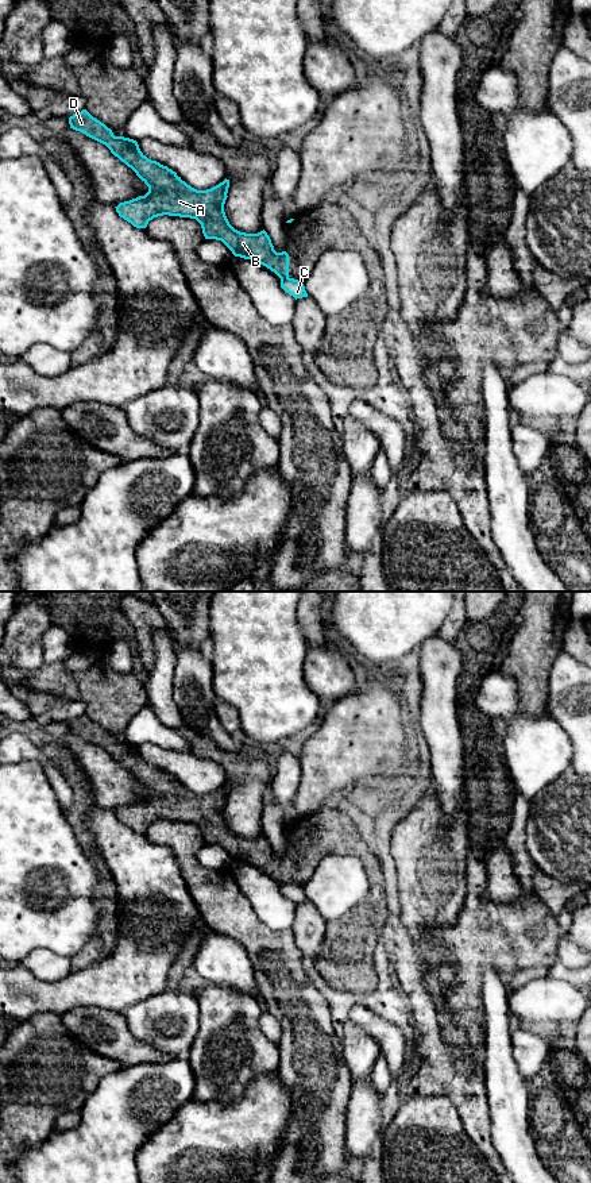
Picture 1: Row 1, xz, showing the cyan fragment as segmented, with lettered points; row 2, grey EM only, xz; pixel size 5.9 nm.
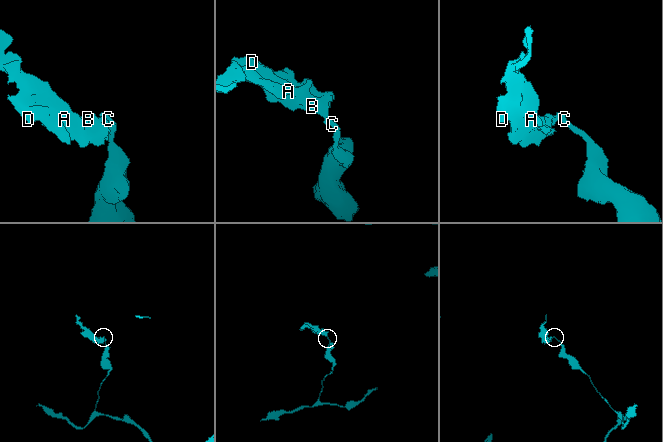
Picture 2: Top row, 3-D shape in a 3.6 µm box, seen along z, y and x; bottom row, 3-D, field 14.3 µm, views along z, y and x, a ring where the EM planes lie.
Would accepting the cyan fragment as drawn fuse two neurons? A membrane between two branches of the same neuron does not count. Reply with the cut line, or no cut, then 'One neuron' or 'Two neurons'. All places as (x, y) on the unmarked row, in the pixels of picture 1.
Split along xz (288, 881), (281, 883). Two neurons

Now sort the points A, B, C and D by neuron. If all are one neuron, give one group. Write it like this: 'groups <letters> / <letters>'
groups A B D / C

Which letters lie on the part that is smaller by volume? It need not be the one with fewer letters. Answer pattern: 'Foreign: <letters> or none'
Foreign: A, B, D

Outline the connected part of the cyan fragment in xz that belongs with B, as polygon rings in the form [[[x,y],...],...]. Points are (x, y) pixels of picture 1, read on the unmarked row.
[[[86,714],[70,721],[69,729],[70,733],[105,750],[148,791],[144,801],[115,812],[119,821],[134,832],[146,833],[150,825],[163,820],[196,824],[205,844],[221,845],[235,862],[255,866],[279,883],[289,882],[289,859],[277,858],[264,835],[246,839],[229,829],[224,817],[229,785],[225,783],[210,794],[197,795],[167,771],[148,764],[136,745],[115,741],[111,733]]]

